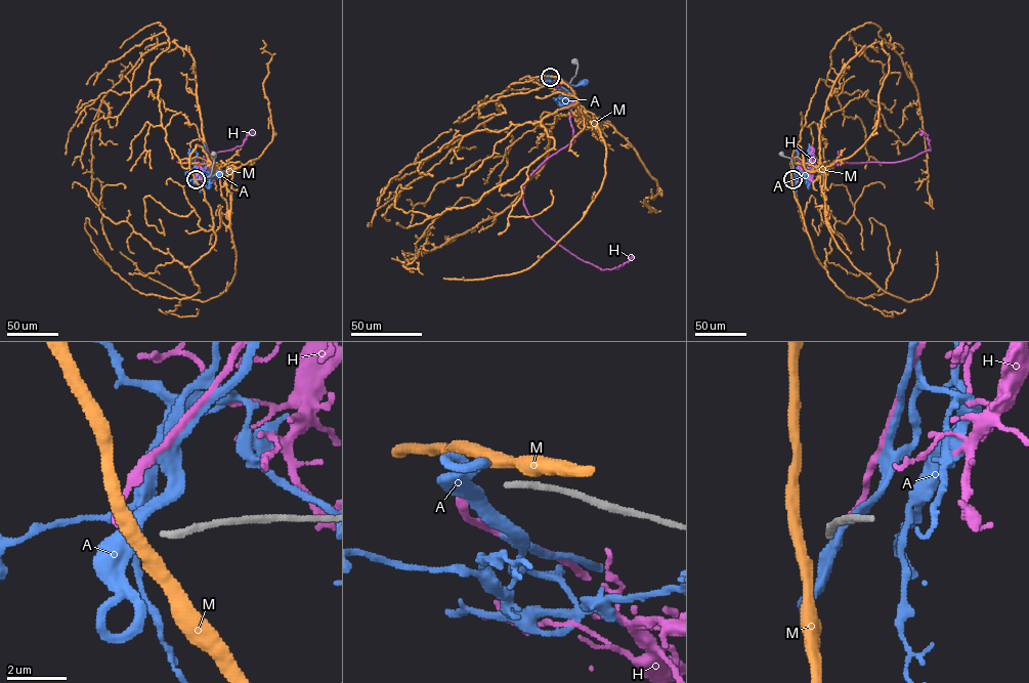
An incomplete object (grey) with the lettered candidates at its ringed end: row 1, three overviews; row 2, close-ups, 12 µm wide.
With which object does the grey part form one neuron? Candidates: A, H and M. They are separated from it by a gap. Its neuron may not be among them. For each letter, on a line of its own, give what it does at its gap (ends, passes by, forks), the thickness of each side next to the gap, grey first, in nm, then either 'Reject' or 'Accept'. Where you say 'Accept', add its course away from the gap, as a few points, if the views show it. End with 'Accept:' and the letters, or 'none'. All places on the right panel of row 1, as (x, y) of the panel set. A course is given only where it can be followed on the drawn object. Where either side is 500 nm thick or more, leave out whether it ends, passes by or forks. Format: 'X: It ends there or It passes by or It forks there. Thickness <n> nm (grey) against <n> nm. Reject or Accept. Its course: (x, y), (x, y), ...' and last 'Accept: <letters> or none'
A: It passes by. Thickness 240 nm (grey) against 360 nm. Reject
H: It ends there. Thickness 240 nm (grey) against 240 nm. Accept. Its course: (792, 179), (798, 171), (810, 166), (911, 158), (930, 148), (928, 136), (924, 132), (920, 135)
M: It passes by. Thickness 240 nm (grey) against 440 nm. Reject
Accept: H

